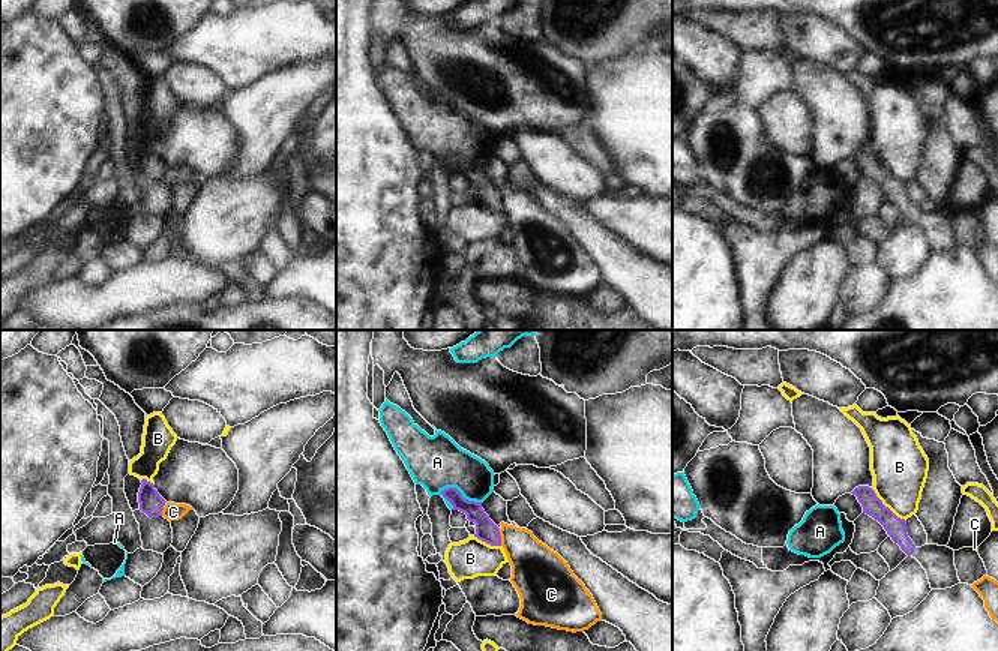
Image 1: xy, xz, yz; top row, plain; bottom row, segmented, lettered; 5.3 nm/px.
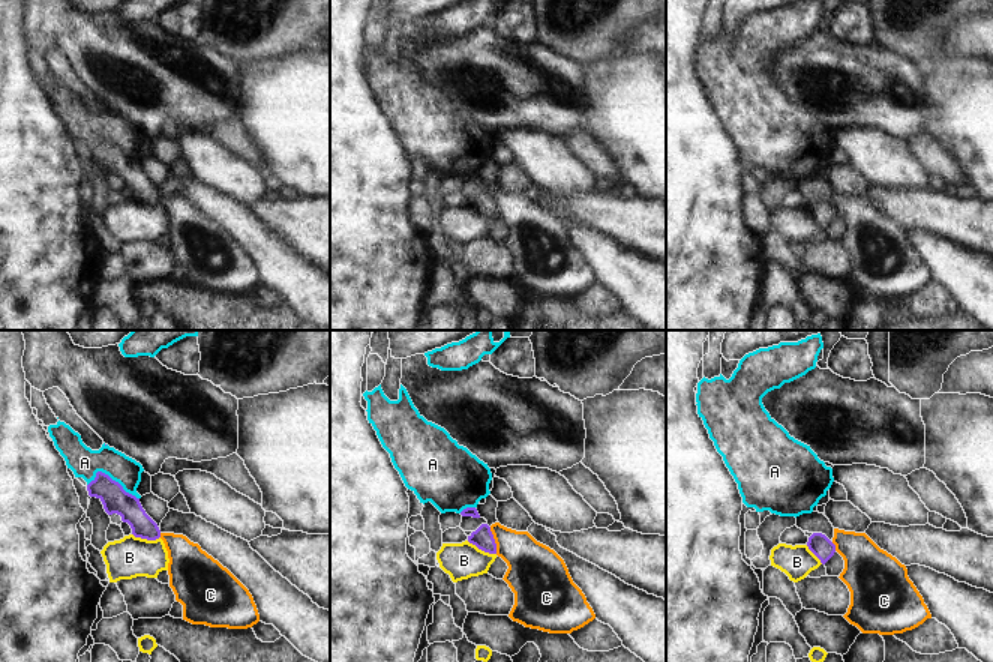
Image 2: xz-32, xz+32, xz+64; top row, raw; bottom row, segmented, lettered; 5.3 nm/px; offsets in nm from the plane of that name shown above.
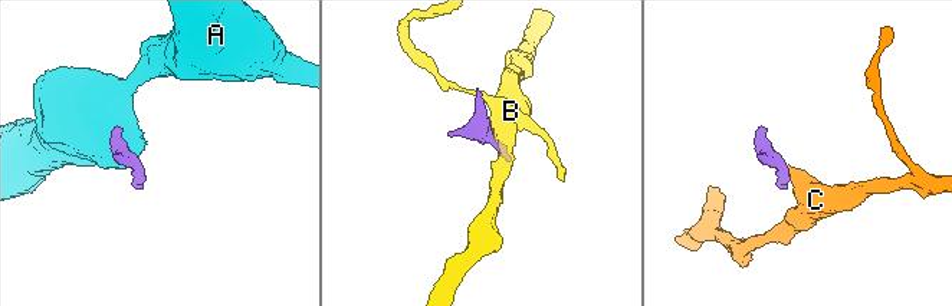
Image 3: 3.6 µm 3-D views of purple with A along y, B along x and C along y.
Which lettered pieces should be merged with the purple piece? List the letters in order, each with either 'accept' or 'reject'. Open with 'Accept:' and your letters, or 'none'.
Accept: none
A: reject
B: reject
C: reject

